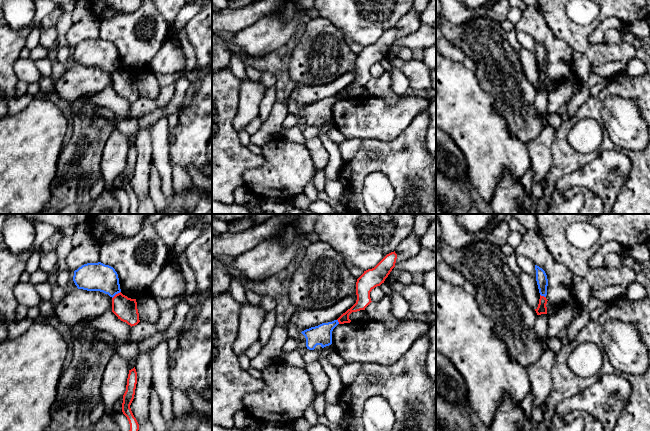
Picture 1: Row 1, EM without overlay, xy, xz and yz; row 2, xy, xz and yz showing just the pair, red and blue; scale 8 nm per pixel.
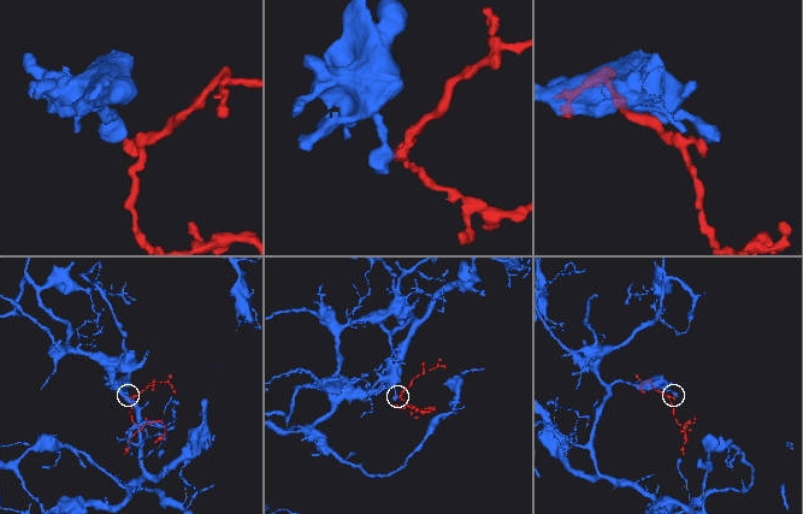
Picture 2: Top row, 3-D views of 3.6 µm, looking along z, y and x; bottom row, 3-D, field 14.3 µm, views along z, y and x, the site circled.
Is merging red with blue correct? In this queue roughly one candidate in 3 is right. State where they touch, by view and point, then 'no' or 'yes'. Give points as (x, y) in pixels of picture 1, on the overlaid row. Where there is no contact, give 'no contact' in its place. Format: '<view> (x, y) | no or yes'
xy (116, 294) | no

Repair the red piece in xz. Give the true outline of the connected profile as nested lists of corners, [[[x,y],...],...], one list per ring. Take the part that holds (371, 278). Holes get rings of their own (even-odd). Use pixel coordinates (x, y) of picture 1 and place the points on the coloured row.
[[[391,252],[387,254],[374,268],[364,271],[356,282],[356,303],[343,313],[337,320],[339,324],[350,323],[349,315],[352,312],[365,310],[372,302],[370,292],[377,286],[384,283],[392,269],[395,267],[397,254]]]

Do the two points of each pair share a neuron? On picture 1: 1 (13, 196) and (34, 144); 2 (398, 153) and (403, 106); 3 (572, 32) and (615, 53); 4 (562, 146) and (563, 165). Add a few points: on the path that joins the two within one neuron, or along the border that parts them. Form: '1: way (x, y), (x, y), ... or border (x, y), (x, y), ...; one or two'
1: way (13, 183), (13, 165), (21, 157); one
2: border (415, 117), (394, 139), (389, 141), (377, 140); two
3: way (583, 43), (597, 53), (604, 53); one
4: way (562, 151), (563, 160); one

